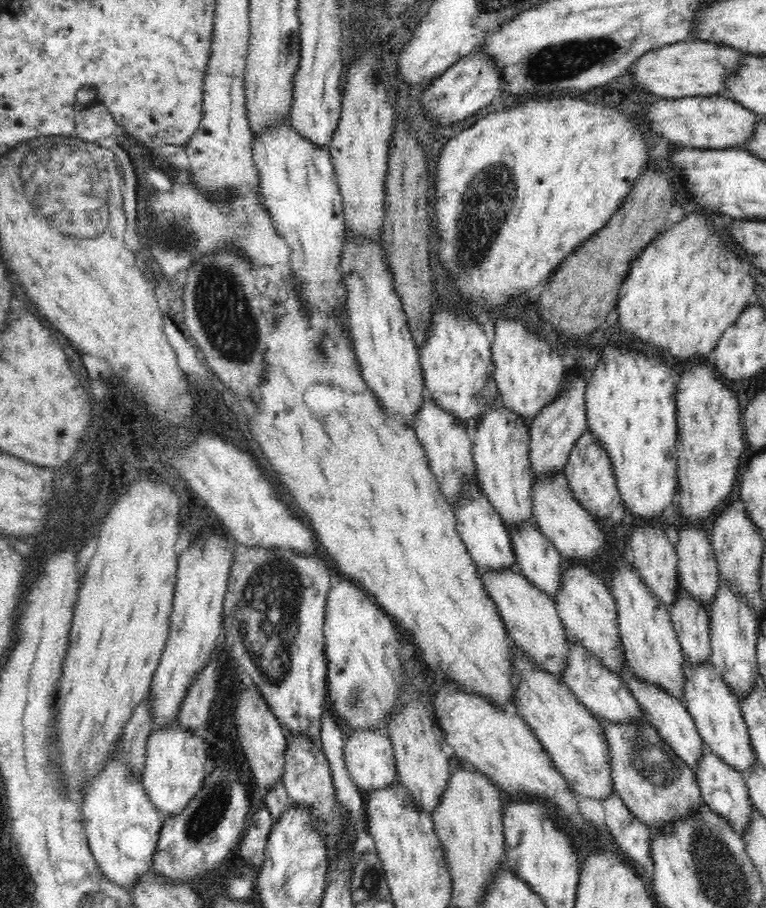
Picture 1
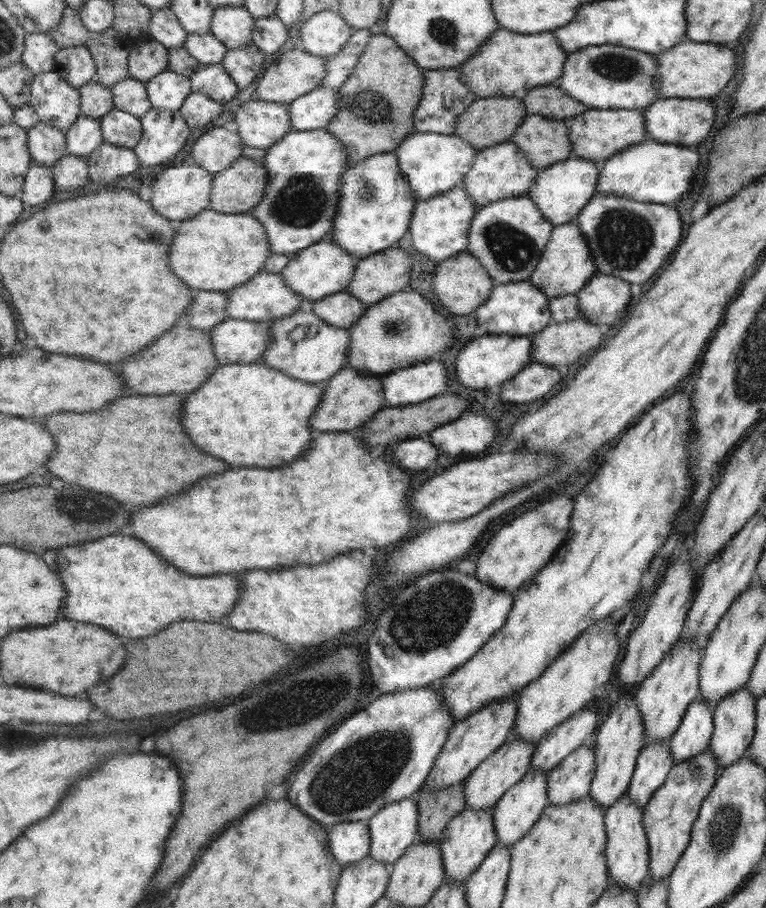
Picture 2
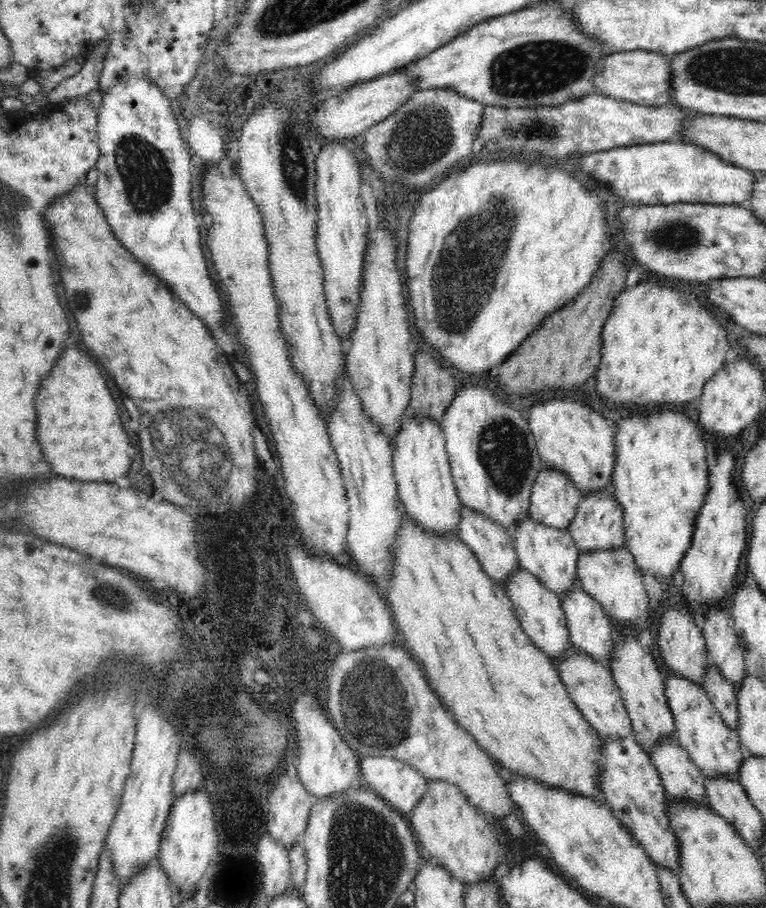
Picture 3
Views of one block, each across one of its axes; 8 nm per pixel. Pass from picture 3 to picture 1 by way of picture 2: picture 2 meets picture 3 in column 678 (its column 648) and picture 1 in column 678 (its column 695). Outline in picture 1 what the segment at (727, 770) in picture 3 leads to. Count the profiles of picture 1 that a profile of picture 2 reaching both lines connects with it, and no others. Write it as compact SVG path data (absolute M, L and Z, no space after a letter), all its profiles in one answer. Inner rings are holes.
M622 556L622 560L614 562L614 566L610 568L610 578L612 578L610 593L616 601L618 627L627 658L627 667L636 678L655 684L674 698L682 699L686 686L686 677L682 669L685 654L671 621L669 609L663 608L660 600L644 585L629 557L624 559Z

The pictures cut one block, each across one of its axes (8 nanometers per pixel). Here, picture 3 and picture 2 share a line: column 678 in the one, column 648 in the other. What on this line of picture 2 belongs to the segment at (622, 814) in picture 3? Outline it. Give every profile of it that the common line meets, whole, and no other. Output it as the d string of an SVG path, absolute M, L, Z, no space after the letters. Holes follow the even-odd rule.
M628 794L620 797L612 806L605 808L606 864L609 872L609 886L617 884L621 888L638 891L648 876L650 848L643 824L644 810L634 803Z

